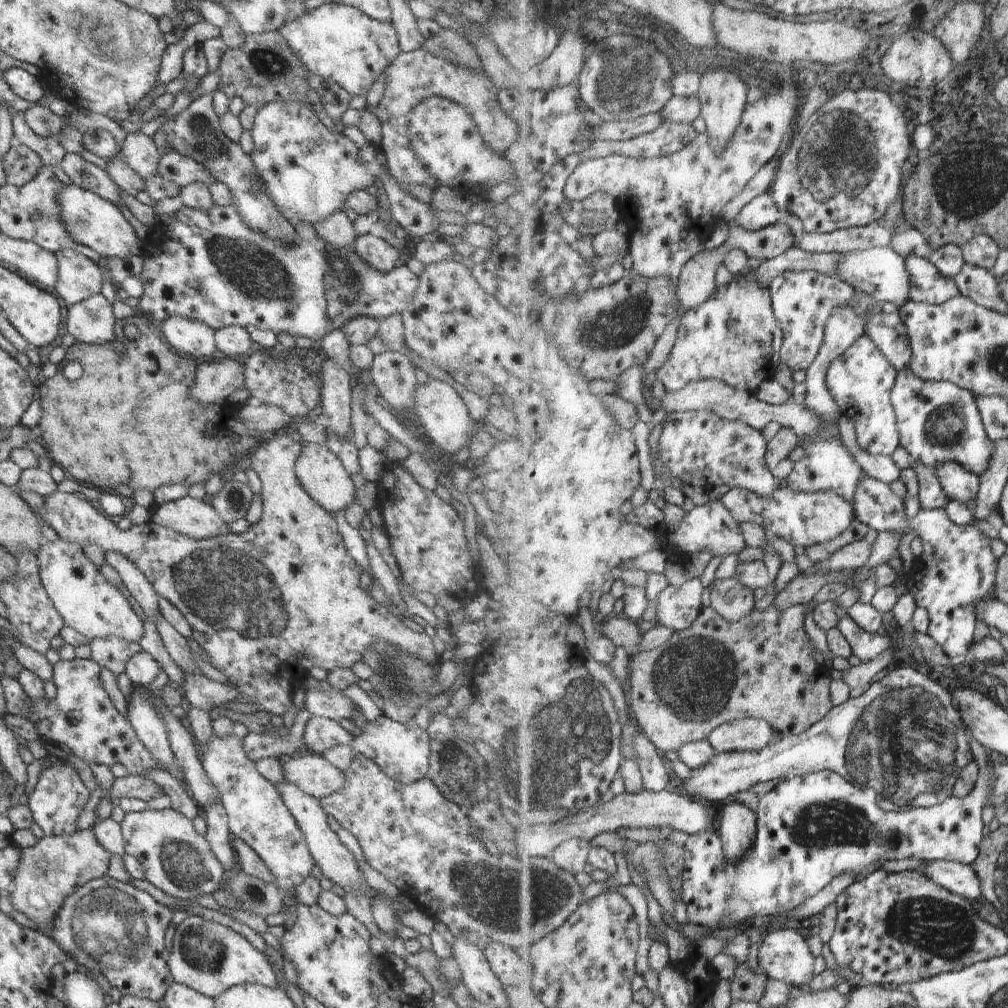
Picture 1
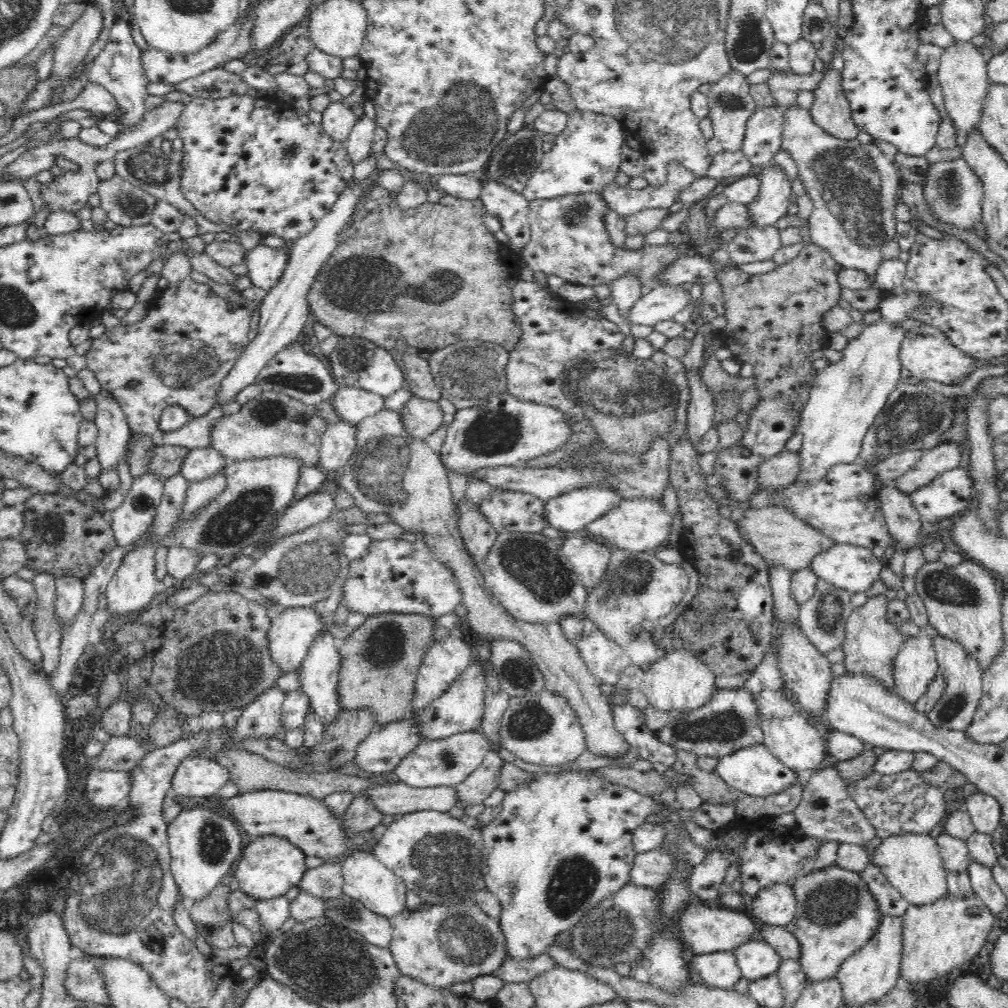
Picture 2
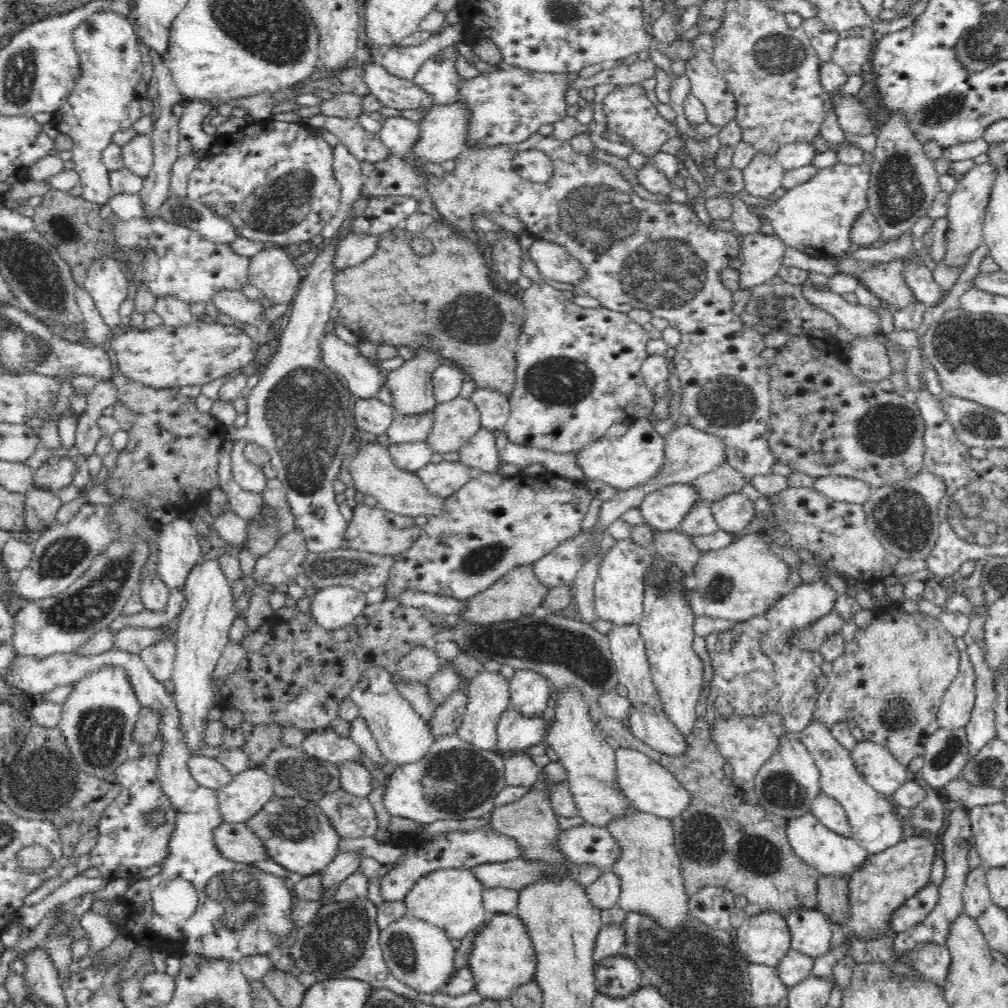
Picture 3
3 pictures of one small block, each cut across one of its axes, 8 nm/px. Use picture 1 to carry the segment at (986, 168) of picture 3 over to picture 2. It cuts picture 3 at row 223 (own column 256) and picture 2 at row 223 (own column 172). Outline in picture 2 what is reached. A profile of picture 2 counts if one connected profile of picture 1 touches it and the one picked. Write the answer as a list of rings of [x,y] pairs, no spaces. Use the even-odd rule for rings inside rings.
[[[963,156],[950,162],[940,160],[930,165],[922,186],[924,199],[940,224],[946,222],[952,228],[973,232],[979,222],[983,221],[983,183]]]

